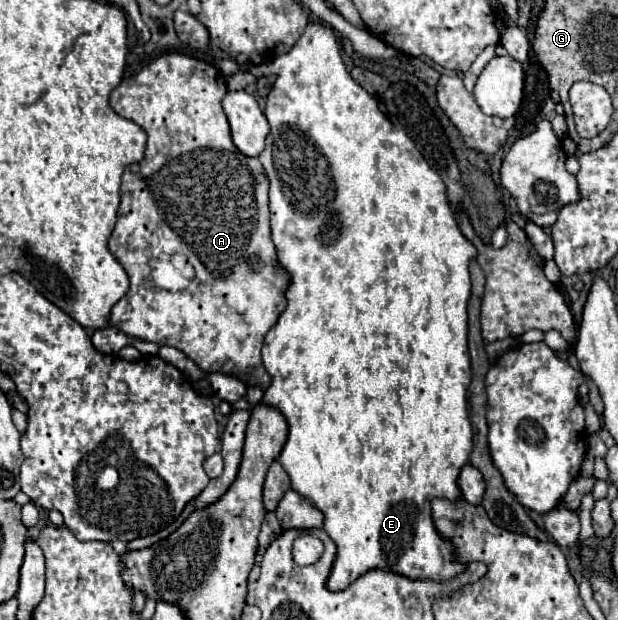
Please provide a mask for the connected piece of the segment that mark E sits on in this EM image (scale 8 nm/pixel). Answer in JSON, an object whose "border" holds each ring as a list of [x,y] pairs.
{"border":[[[309,23],[303,37],[295,43],[295,47],[285,53],[285,55],[279,55],[275,61],[268,63],[262,63],[260,65],[253,66],[251,70],[252,74],[275,74],[277,75],[277,81],[267,97],[267,107],[265,107],[265,117],[271,125],[271,133],[267,137],[267,147],[265,151],[259,155],[263,167],[265,167],[265,173],[271,181],[271,189],[269,189],[269,207],[271,207],[271,231],[273,231],[273,243],[275,243],[275,249],[277,249],[277,259],[279,263],[287,269],[287,273],[291,275],[291,285],[287,289],[287,307],[285,311],[281,313],[281,317],[277,319],[277,323],[269,329],[269,333],[265,335],[265,343],[263,343],[263,351],[277,351],[277,373],[273,375],[275,379],[271,379],[271,385],[269,389],[265,391],[261,403],[263,405],[269,405],[269,407],[275,407],[277,411],[283,413],[287,425],[289,425],[289,439],[279,455],[279,463],[285,467],[285,471],[289,473],[291,477],[291,487],[303,495],[305,499],[309,499],[321,513],[323,513],[323,531],[335,541],[337,545],[337,555],[335,555],[335,561],[333,561],[333,567],[331,567],[331,573],[327,577],[327,589],[329,591],[343,591],[347,589],[357,577],[365,575],[367,571],[371,569],[381,569],[381,571],[391,571],[395,575],[403,575],[407,579],[431,579],[431,581],[449,581],[457,575],[461,575],[467,565],[461,563],[457,559],[457,551],[455,551],[455,545],[451,543],[451,539],[443,537],[435,525],[433,525],[433,515],[431,515],[431,499],[435,497],[441,497],[441,499],[449,499],[449,501],[457,501],[461,497],[461,489],[459,489],[459,471],[461,467],[469,461],[469,453],[473,449],[473,429],[471,429],[471,421],[469,421],[469,409],[467,409],[467,387],[471,383],[471,361],[469,356],[469,349],[467,349],[467,301],[469,301],[471,295],[471,278],[469,272],[469,261],[477,255],[473,243],[459,231],[459,225],[457,225],[457,219],[449,207],[449,199],[447,199],[447,189],[445,189],[445,183],[441,181],[441,177],[427,165],[427,161],[423,159],[423,155],[417,151],[417,147],[413,145],[413,141],[407,137],[407,133],[403,131],[403,126],[399,119],[393,115],[393,121],[391,115],[386,112],[379,101],[375,97],[371,97],[359,83],[355,83],[349,75],[349,71],[345,69],[343,65],[343,59],[341,59],[341,53],[339,53],[339,45],[337,45],[337,37],[333,33],[333,29],[329,25],[323,25],[323,23]]]}

